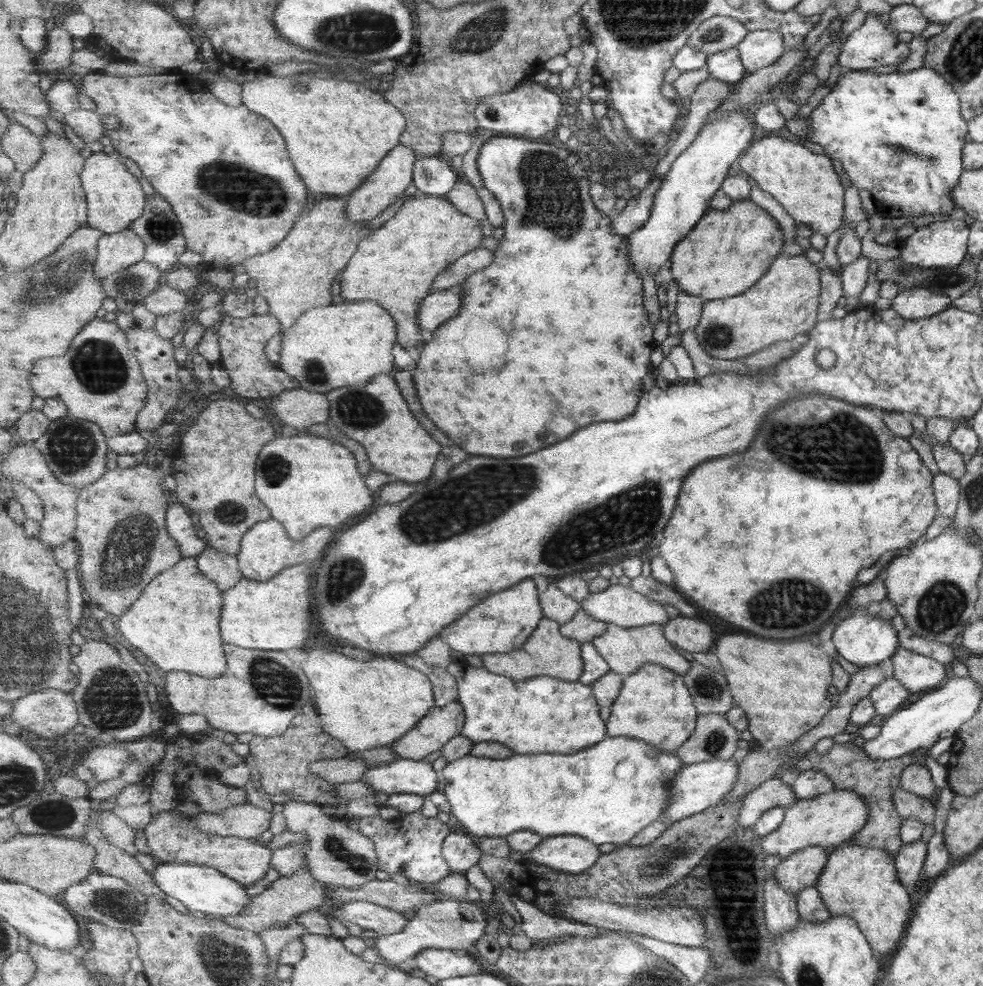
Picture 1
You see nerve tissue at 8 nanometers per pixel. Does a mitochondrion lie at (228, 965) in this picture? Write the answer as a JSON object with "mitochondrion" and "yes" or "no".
{"mitochondrion":"yes"}

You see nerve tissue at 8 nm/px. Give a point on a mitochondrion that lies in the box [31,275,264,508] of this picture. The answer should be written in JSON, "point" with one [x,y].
{"point":[97,364]}

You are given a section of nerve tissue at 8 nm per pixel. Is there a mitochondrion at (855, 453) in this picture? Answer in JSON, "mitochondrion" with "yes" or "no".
{"mitochondrion":"yes"}

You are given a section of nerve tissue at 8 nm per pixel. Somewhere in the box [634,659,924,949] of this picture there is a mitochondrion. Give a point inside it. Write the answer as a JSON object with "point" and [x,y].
{"point":[706,686]}

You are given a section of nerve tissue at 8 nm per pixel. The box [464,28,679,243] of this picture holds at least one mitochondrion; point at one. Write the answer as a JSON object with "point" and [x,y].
{"point":[551,195]}

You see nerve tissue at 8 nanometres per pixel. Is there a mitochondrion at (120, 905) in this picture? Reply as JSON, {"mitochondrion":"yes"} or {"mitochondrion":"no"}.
{"mitochondrion":"yes"}

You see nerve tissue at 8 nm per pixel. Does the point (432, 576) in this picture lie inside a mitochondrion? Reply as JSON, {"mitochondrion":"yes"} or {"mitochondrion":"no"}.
{"mitochondrion":"no"}

